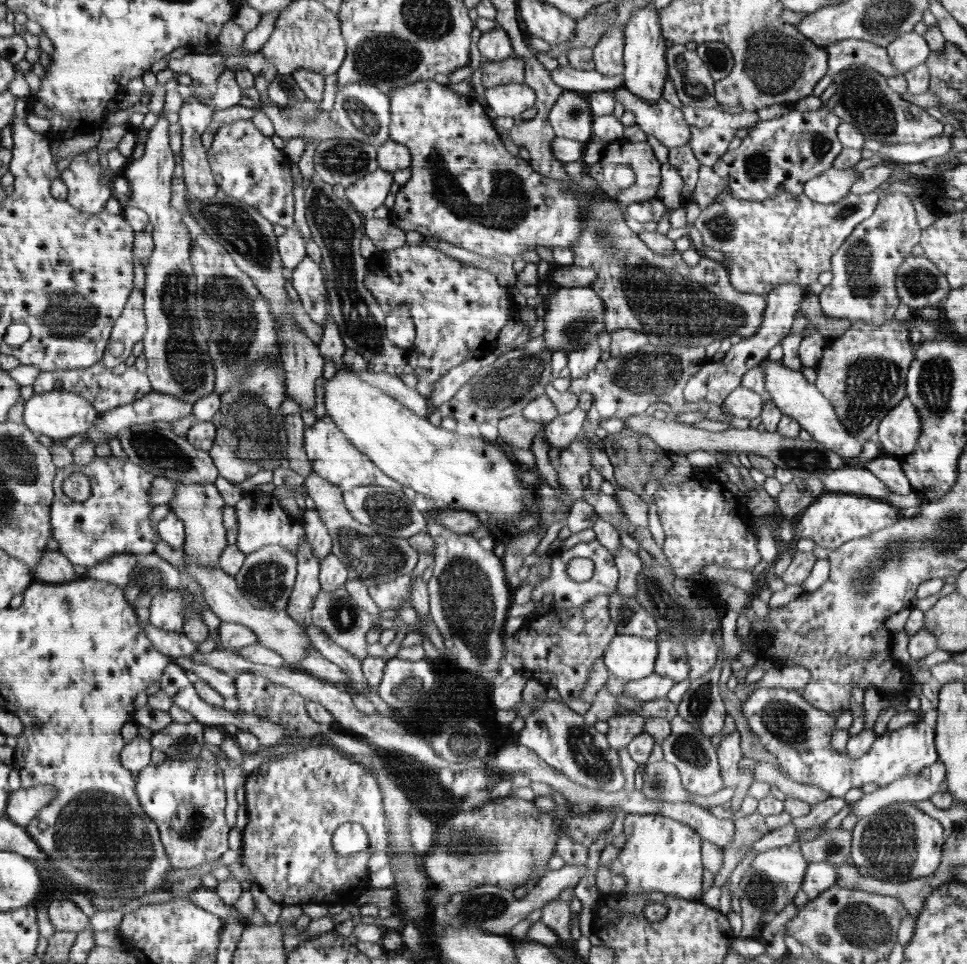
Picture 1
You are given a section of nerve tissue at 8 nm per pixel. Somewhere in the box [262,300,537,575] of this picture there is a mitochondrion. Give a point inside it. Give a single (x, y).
(389, 512)

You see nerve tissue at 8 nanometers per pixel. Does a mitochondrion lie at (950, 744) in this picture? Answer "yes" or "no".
no

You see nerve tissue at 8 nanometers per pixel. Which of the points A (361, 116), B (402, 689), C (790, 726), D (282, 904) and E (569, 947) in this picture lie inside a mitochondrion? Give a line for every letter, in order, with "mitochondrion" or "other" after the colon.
A: mitochondrion
B: mitochondrion
C: mitochondrion
D: other
E: other

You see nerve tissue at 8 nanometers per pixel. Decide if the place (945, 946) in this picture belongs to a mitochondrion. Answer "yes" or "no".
no

